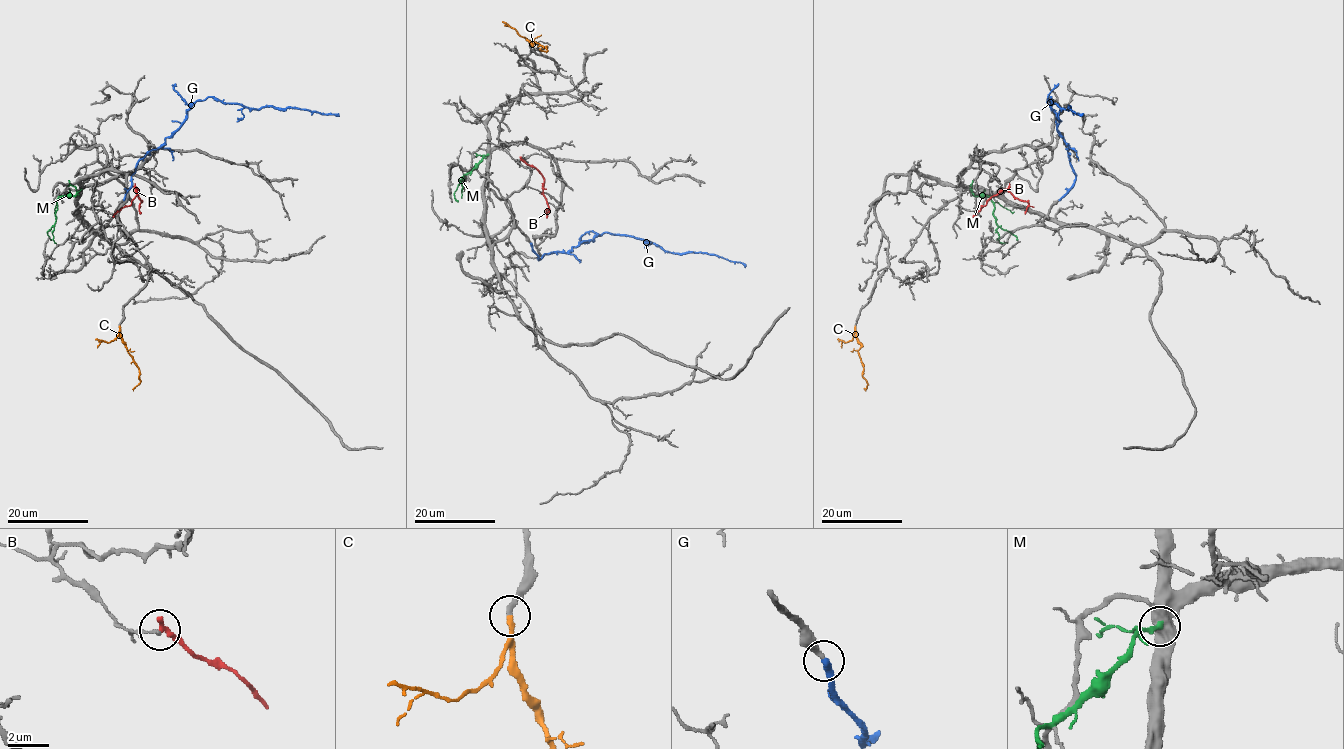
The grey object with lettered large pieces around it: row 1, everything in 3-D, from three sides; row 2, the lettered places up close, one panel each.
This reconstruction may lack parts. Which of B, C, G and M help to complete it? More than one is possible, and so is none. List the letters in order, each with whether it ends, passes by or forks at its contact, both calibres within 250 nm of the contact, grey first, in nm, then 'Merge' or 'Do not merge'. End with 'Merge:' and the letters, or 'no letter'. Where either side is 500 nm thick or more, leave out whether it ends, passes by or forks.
B: It ends there. Thickness 130 nm (grey) against 280 nm. Do not merge
C: It ends there. Thickness 280 nm (grey) against 240 nm. Merge
G: It ends there. Thickness 280 nm (grey) against 300 nm. Merge
M: Thickness 550 nm (grey) against 200 nm. Do not merge
Merge: C, G

